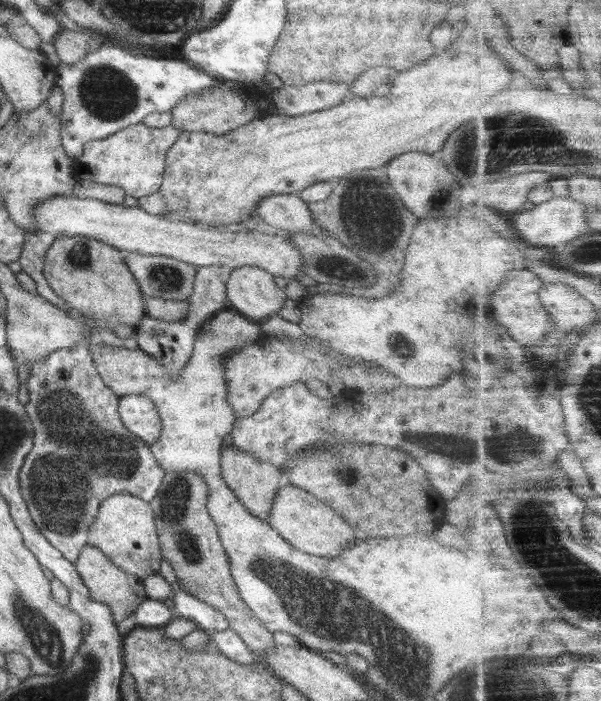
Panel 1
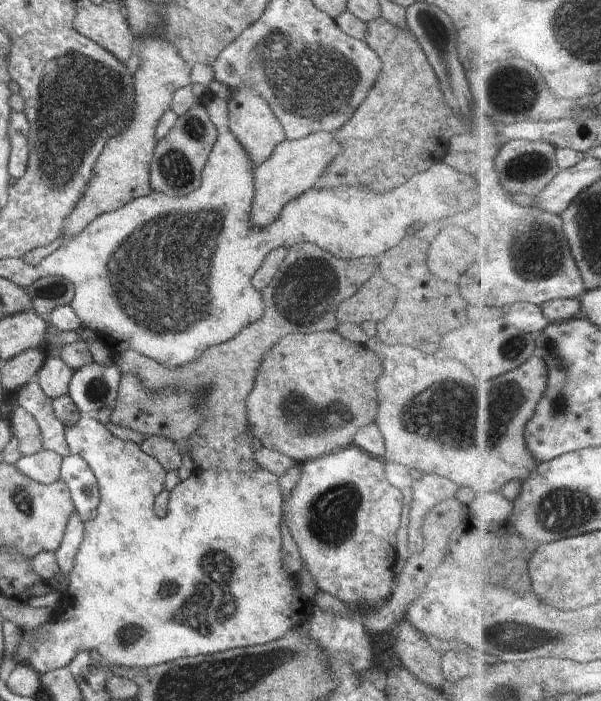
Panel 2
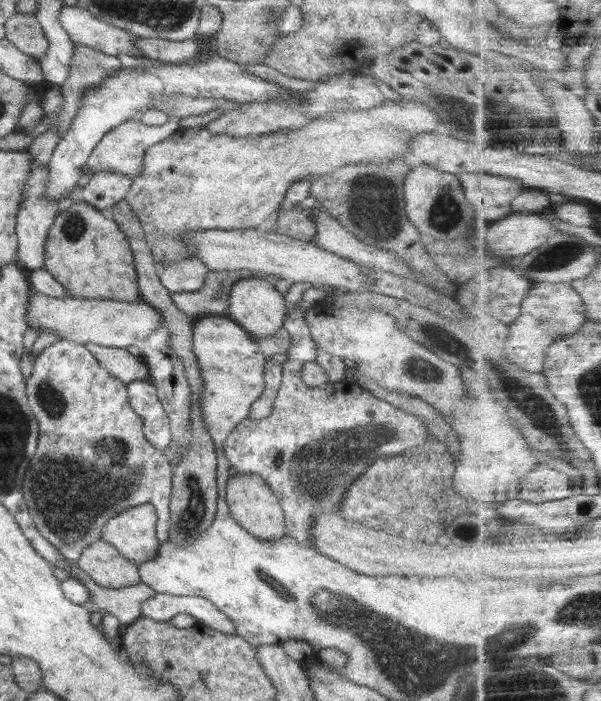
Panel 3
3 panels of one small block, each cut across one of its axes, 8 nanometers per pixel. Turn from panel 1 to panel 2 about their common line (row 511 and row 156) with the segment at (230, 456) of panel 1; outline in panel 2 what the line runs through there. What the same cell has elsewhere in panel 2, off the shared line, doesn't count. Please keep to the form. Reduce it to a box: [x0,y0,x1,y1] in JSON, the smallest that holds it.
[227,88,286,167]

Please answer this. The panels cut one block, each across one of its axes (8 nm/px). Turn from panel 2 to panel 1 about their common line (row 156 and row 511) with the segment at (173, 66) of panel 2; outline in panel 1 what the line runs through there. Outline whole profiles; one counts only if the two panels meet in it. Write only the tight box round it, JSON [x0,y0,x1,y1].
[87,493,163,580]

